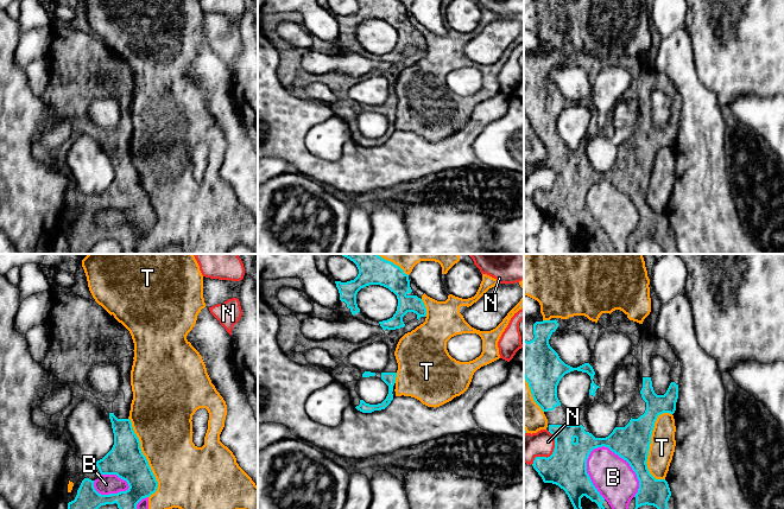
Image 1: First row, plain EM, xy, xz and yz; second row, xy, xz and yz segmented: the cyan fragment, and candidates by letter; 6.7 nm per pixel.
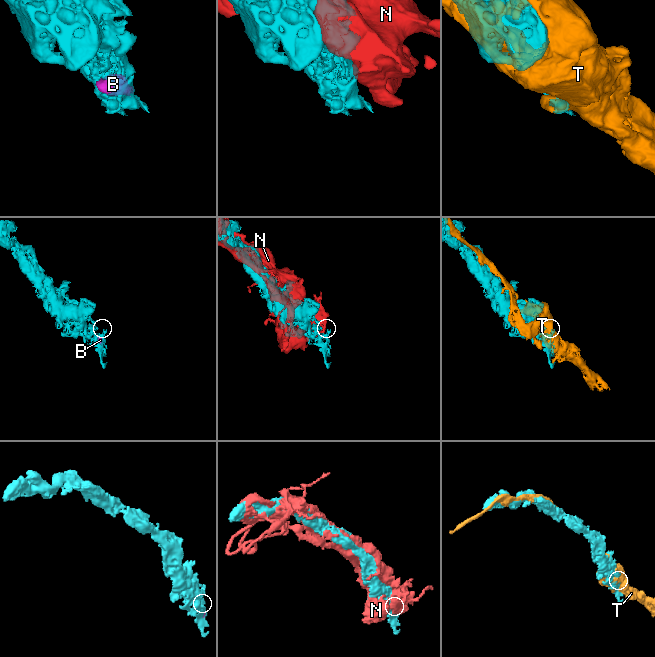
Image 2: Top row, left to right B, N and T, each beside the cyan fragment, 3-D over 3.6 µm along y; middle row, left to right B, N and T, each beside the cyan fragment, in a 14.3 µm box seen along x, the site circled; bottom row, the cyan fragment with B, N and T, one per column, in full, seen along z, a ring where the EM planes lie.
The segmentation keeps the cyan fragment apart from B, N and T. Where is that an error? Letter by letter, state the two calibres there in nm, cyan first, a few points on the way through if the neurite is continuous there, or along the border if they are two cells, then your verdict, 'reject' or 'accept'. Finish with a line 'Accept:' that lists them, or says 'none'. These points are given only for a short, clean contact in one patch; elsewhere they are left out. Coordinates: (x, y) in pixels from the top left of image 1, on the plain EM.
B: calibres 240 and 280 nm; reject
N: calibres 280 and 190 nm; reject
T: calibres 240 and 170 nm; reject
Accept: none

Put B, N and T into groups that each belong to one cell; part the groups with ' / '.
B T / N

